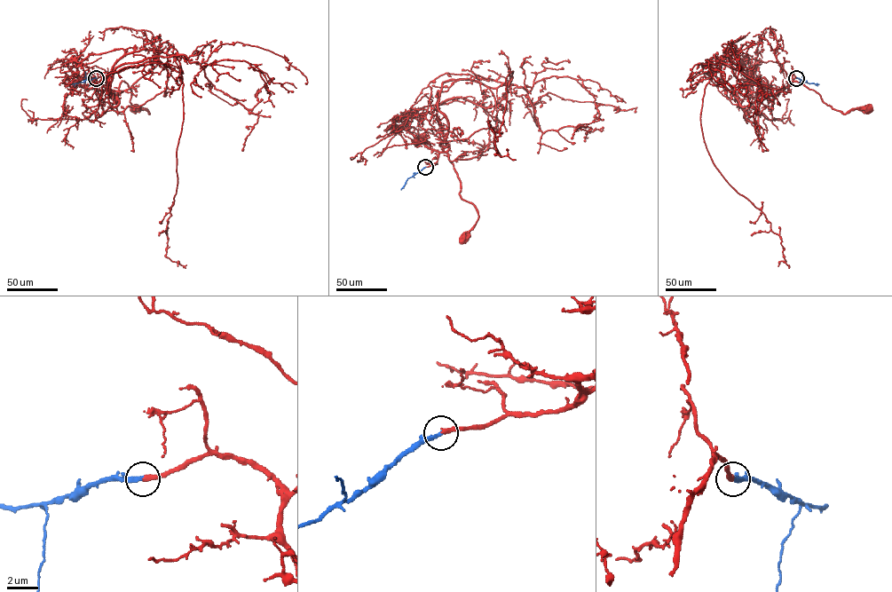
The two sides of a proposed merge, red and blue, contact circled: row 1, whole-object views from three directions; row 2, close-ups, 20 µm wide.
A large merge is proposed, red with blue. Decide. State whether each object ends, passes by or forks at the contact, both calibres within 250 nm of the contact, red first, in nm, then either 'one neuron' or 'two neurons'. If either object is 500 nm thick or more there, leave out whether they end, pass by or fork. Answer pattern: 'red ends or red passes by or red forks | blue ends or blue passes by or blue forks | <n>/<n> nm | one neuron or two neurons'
red ends | blue ends | 320/300 nm | one neuron

